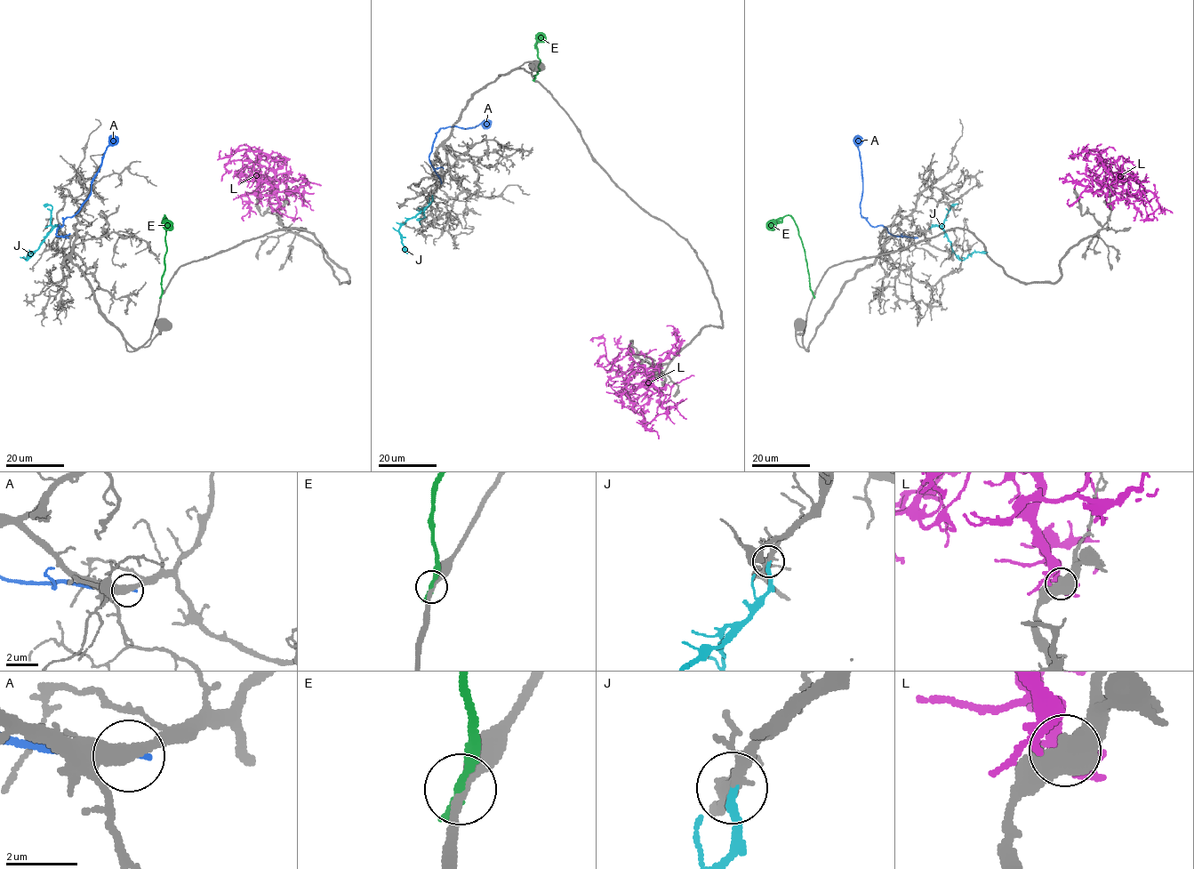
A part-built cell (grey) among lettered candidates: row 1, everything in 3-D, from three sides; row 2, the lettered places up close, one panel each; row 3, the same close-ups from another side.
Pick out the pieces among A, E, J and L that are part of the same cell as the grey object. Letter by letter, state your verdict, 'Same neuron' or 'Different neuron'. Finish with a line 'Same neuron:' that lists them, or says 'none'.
A: Different neuron
E: Different neuron
J: Same neuron
L: Different neuron
Same neuron: J

